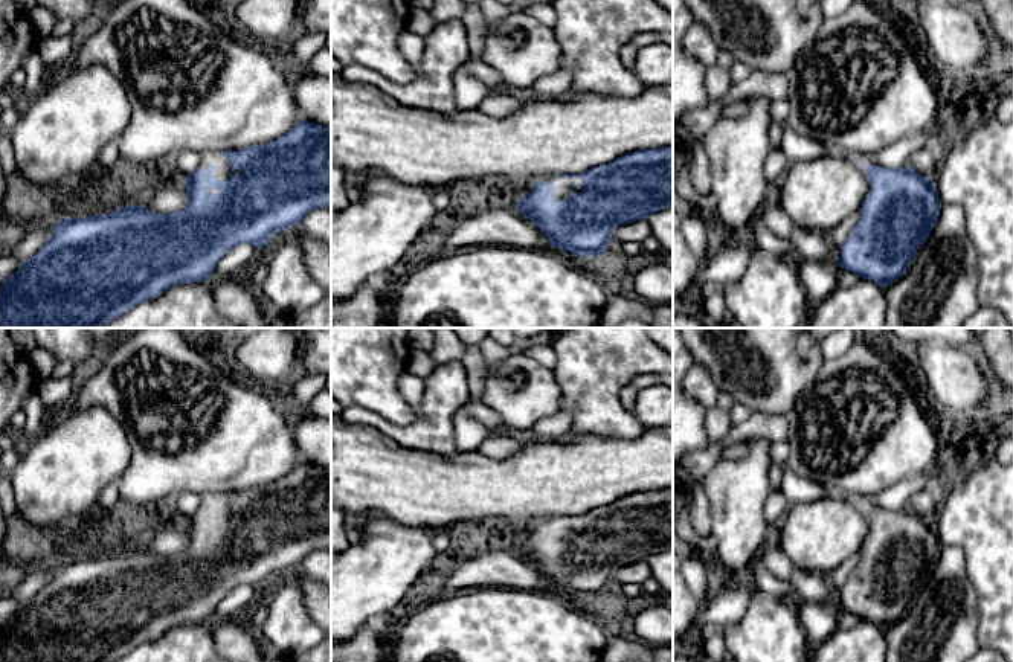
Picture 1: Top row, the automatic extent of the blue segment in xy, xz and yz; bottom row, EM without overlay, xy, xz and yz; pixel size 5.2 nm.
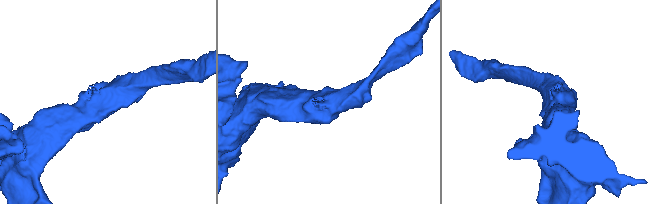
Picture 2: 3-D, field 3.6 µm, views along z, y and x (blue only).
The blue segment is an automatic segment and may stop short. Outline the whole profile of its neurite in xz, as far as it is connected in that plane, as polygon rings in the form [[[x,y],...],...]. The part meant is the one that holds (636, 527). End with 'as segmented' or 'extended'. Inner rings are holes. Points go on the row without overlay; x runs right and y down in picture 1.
[[[673,488],[638,491],[581,516],[548,517],[532,525],[528,538],[519,538],[517,551],[531,561],[552,589],[577,598],[601,598],[612,572],[651,555],[673,549]]]; extended

